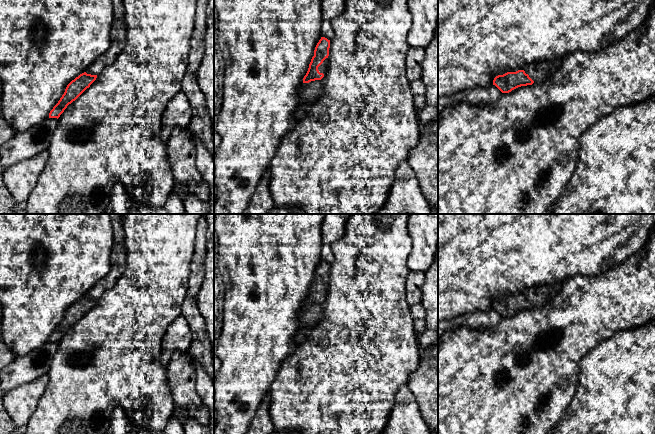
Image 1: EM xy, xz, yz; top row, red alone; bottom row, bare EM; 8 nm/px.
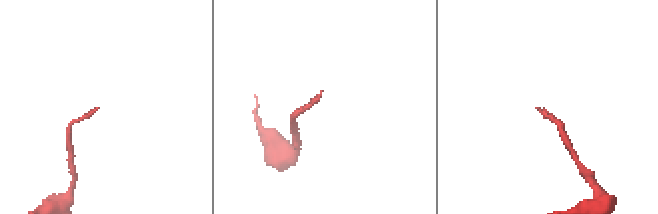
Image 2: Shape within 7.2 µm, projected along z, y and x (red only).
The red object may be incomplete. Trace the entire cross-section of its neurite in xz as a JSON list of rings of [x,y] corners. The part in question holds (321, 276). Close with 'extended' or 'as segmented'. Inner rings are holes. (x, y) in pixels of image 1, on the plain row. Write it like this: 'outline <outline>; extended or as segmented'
outline [[[321,261],[315,271],[314,280],[309,288],[308,295],[303,302],[303,307],[321,304],[326,299],[329,272],[330,264],[325,261]]]; extended

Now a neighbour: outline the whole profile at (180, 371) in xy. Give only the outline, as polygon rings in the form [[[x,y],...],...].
[[[175,351],[166,367],[167,384],[174,404],[180,407],[202,405],[195,385],[195,367],[189,353]]]

